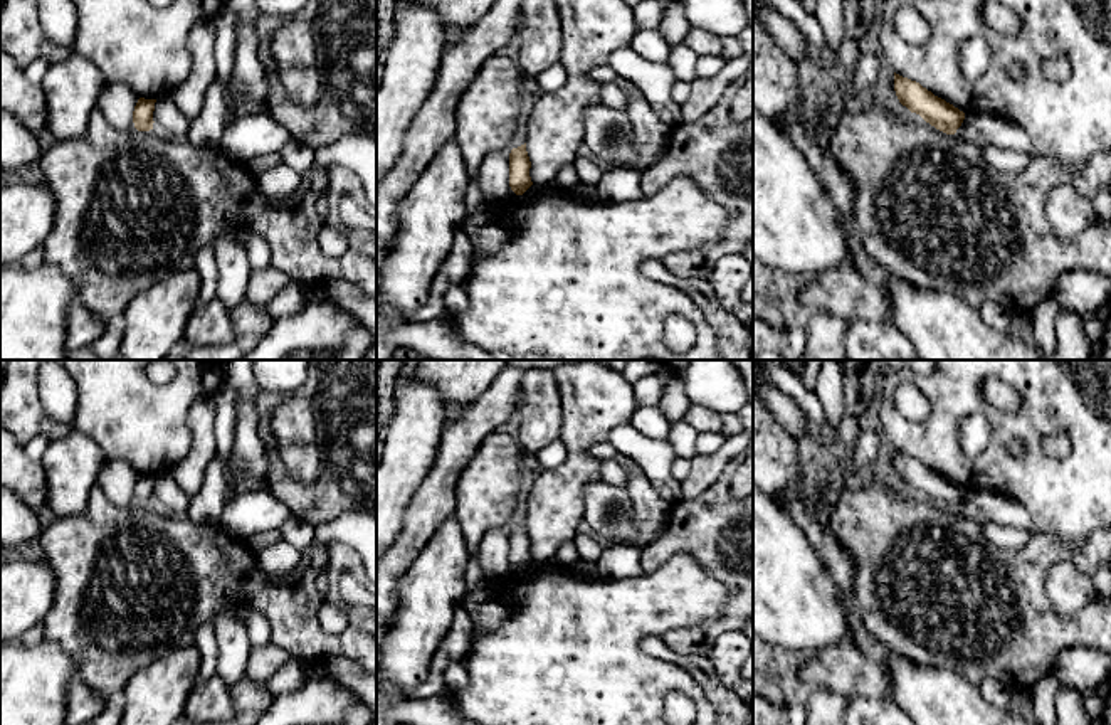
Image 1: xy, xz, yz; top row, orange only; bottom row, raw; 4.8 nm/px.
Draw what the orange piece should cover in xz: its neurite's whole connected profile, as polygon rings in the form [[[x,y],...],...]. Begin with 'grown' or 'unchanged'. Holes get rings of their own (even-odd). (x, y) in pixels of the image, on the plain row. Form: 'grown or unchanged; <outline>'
unchanged; [[[526,520],[513,525],[509,530],[509,564],[516,572],[523,572],[533,562],[529,545]]]

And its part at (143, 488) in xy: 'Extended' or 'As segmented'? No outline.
As segmented

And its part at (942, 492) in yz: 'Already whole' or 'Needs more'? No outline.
Already whole

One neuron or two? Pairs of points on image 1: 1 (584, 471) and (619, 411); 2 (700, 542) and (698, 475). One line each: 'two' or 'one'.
1: one
2: two

